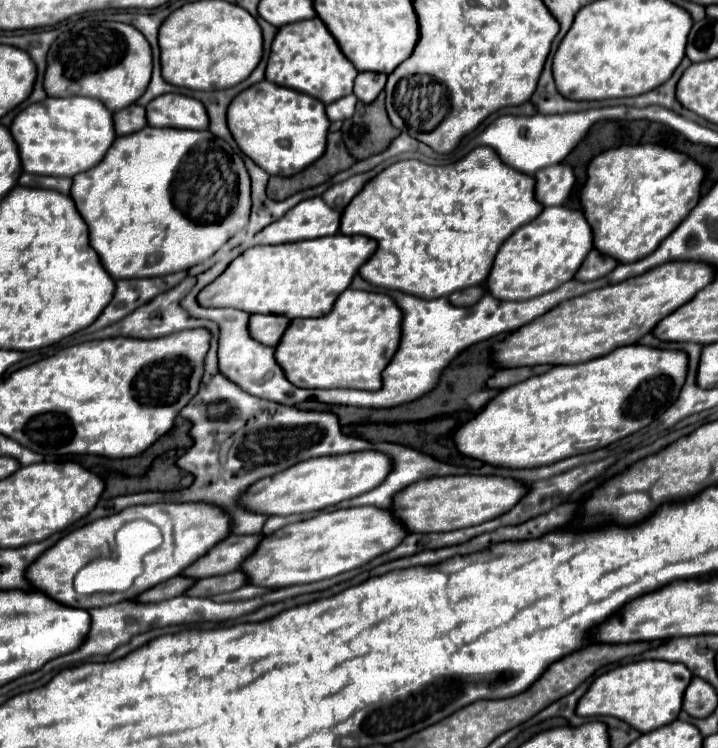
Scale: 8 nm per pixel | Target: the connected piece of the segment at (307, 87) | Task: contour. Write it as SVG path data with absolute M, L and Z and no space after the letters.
M320 18L286 24L278 30L274 44L272 44L268 68L266 68L268 82L310 94L310 96L322 100L324 104L332 104L332 102L352 94L356 76L358 76L358 70L340 52L336 40L332 38L332 34L328 32L328 28L324 26L324 22Z

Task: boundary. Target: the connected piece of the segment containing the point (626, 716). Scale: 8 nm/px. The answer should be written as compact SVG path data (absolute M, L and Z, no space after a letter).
M638 660L618 666L598 676L576 706L578 716L614 716L628 722L640 732L652 732L670 724L682 710L684 690L692 680L692 672L684 664L666 660Z

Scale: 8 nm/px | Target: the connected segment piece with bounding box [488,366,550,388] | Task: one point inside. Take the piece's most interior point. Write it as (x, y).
(506, 377)

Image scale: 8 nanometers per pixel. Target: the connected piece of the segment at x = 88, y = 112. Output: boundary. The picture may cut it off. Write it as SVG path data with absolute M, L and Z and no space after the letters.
M70 96L70 98L46 98L40 104L30 104L24 108L12 122L10 132L18 144L20 158L22 158L22 168L24 172L30 174L42 174L42 176L76 176L80 172L86 172L88 168L96 166L112 142L116 140L114 132L114 120L112 112L94 98L84 98L84 96Z

